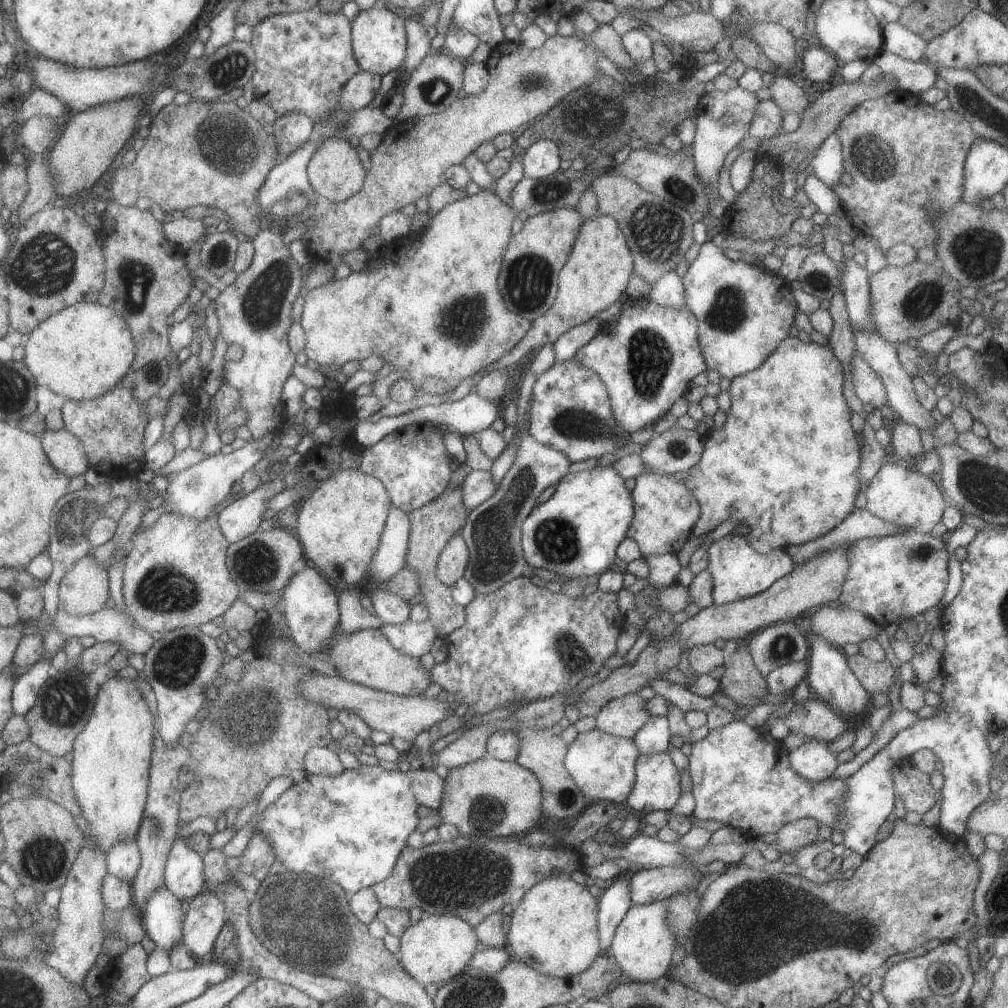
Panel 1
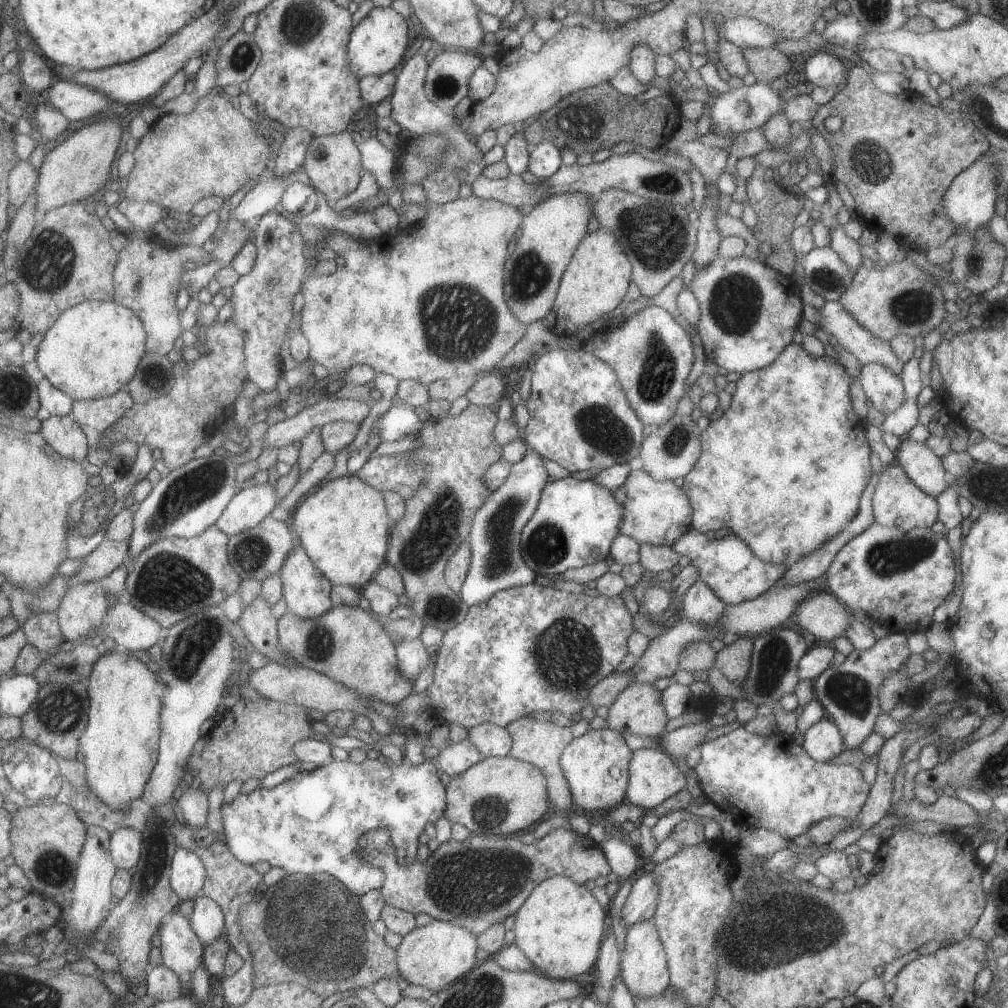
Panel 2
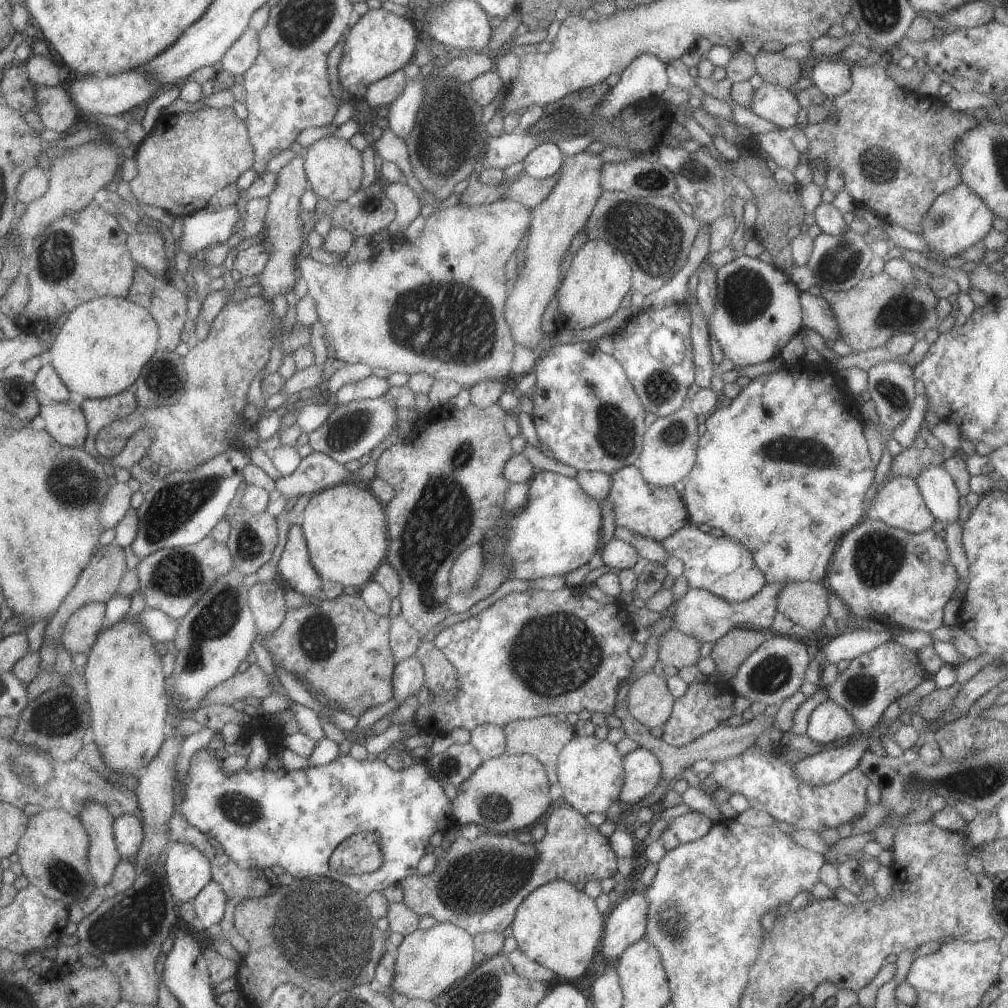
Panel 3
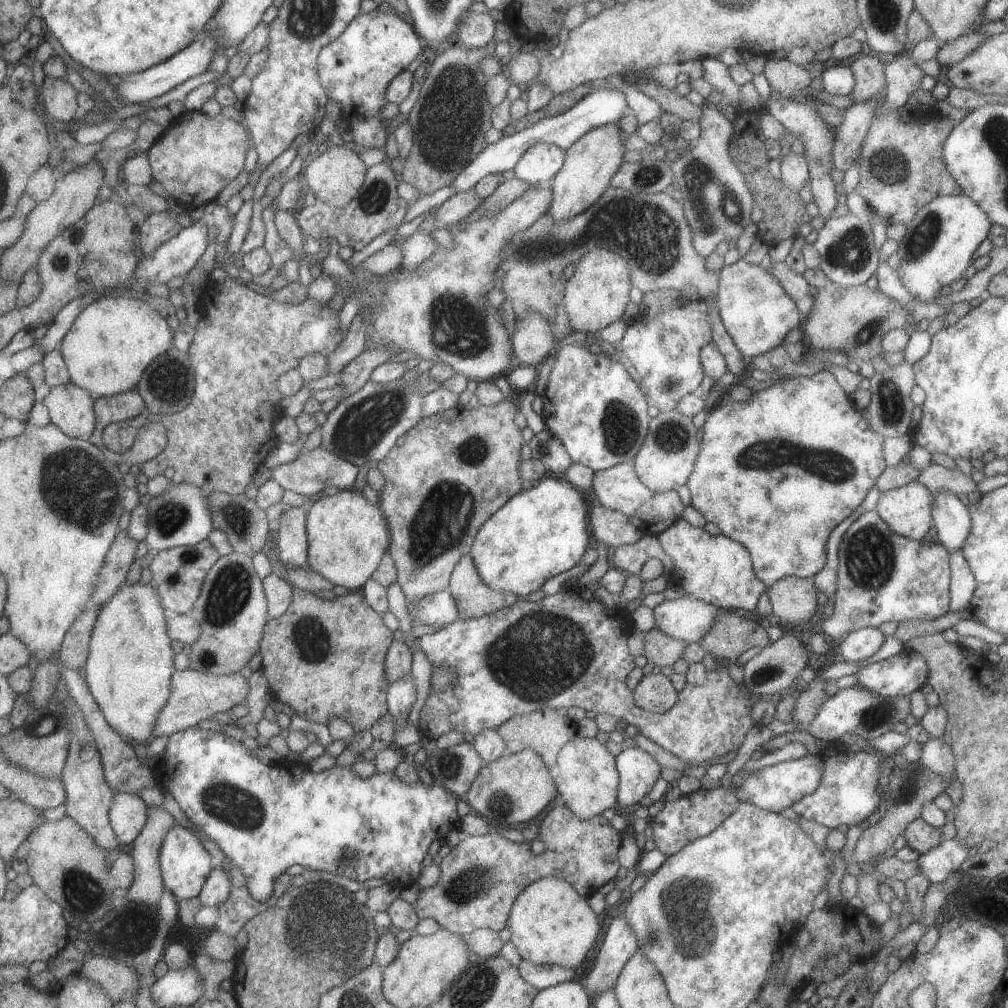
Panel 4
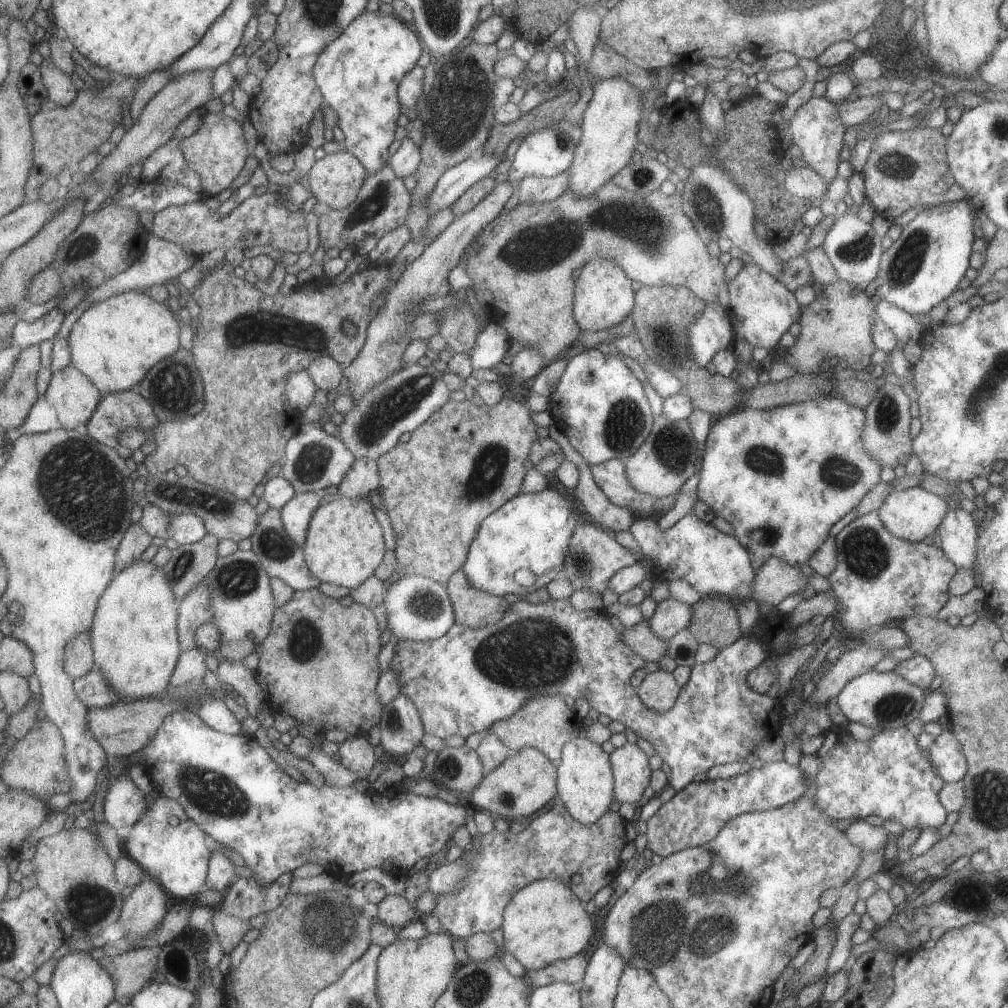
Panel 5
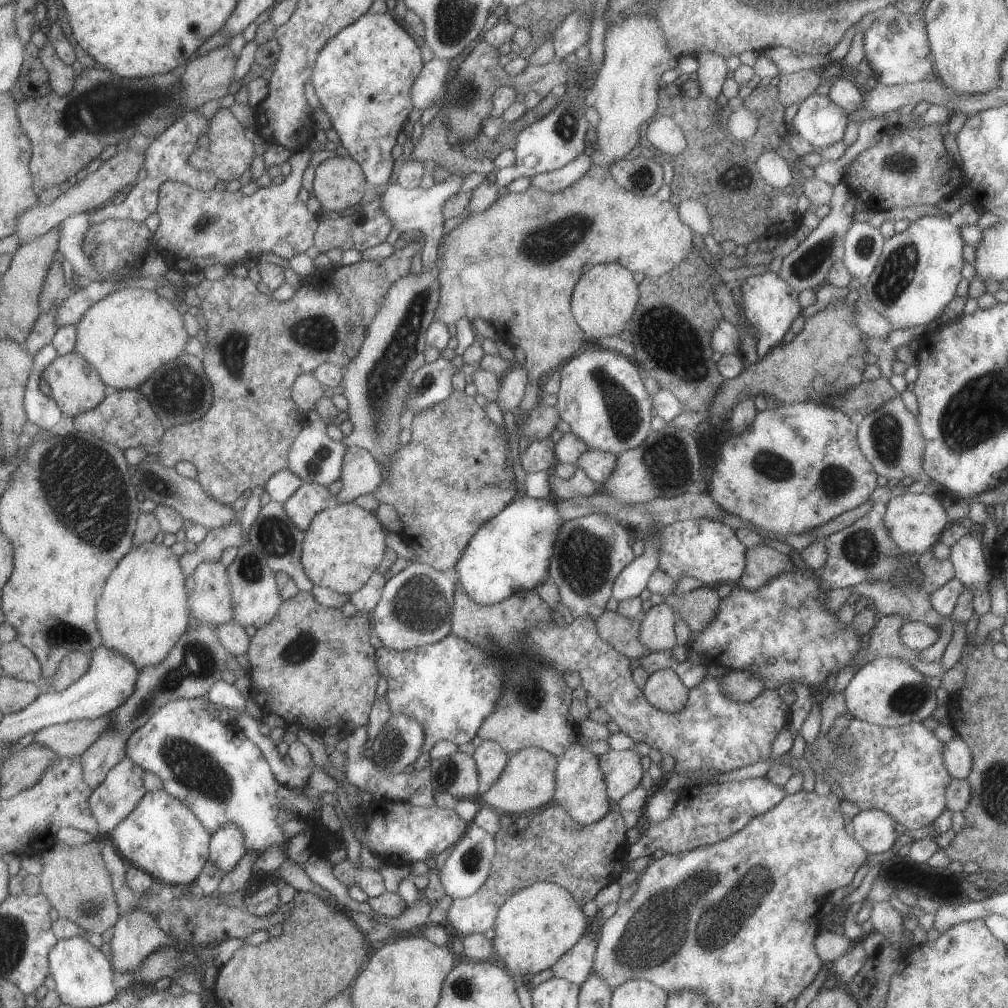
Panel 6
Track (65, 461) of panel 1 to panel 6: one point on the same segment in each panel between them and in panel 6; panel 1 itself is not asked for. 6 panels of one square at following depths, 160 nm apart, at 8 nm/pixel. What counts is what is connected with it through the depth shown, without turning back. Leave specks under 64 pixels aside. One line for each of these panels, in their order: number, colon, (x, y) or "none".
2: (61, 432)
3: (65, 422)
4: (70, 408)
5: (73, 397)
6: (76, 387)

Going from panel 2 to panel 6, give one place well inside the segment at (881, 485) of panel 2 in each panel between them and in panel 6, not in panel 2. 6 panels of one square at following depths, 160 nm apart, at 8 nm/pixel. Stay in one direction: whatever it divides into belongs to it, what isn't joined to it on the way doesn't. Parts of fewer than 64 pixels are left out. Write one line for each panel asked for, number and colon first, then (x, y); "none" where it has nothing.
3: (897, 502)
4: (906, 510)
5: (913, 514)
6: (914, 522)

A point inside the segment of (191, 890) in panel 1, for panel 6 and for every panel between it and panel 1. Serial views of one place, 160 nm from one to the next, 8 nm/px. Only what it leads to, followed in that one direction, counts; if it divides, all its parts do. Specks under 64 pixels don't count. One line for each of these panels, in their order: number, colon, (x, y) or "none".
2: (187, 873)
3: (186, 870)
4: (184, 863)
5: (164, 839)
6: (160, 835)

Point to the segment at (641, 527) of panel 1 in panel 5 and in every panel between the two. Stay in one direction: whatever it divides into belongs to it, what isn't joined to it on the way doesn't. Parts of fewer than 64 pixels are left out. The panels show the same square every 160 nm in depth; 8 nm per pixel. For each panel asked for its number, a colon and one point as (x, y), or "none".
2: (654, 512)
3: (655, 512)
4: (617, 488)
5: (609, 476)

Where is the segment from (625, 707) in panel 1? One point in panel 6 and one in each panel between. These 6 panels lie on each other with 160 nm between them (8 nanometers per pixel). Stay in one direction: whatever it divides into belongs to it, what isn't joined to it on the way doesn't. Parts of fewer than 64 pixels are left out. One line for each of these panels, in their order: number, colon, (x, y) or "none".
2: (637, 710)
3: (650, 702)
4: (654, 693)
5: (658, 690)
6: (663, 689)

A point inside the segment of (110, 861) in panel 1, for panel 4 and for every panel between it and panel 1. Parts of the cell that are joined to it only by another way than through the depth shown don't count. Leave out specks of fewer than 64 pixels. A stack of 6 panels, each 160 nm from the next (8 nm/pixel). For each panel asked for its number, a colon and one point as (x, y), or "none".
2: (125, 843)
3: (127, 831)
4: (127, 813)

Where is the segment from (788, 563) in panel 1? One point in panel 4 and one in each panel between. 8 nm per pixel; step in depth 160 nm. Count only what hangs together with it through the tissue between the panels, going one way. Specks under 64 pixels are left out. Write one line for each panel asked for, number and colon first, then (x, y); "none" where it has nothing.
2: (726, 565)
3: (722, 566)
4: (715, 569)

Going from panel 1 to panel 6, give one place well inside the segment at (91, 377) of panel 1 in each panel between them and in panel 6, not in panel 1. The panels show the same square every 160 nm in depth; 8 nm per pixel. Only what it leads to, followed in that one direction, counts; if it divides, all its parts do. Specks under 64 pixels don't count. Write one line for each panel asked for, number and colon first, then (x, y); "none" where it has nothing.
2: (91, 351)
3: (98, 349)
4: (112, 340)
5: (114, 342)
6: (128, 334)

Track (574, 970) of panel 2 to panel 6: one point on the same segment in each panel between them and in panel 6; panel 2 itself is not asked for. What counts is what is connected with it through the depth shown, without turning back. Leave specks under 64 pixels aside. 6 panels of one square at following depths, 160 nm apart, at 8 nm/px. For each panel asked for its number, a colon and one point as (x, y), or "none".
3: (557, 926)
4: (549, 923)
5: (544, 921)
6: (537, 924)

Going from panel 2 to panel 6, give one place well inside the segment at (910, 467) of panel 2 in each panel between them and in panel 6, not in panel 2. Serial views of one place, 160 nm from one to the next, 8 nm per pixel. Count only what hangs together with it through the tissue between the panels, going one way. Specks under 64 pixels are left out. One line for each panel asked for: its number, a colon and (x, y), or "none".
3: (940, 495)
4: (951, 518)
5: (957, 532)
6: (970, 568)

